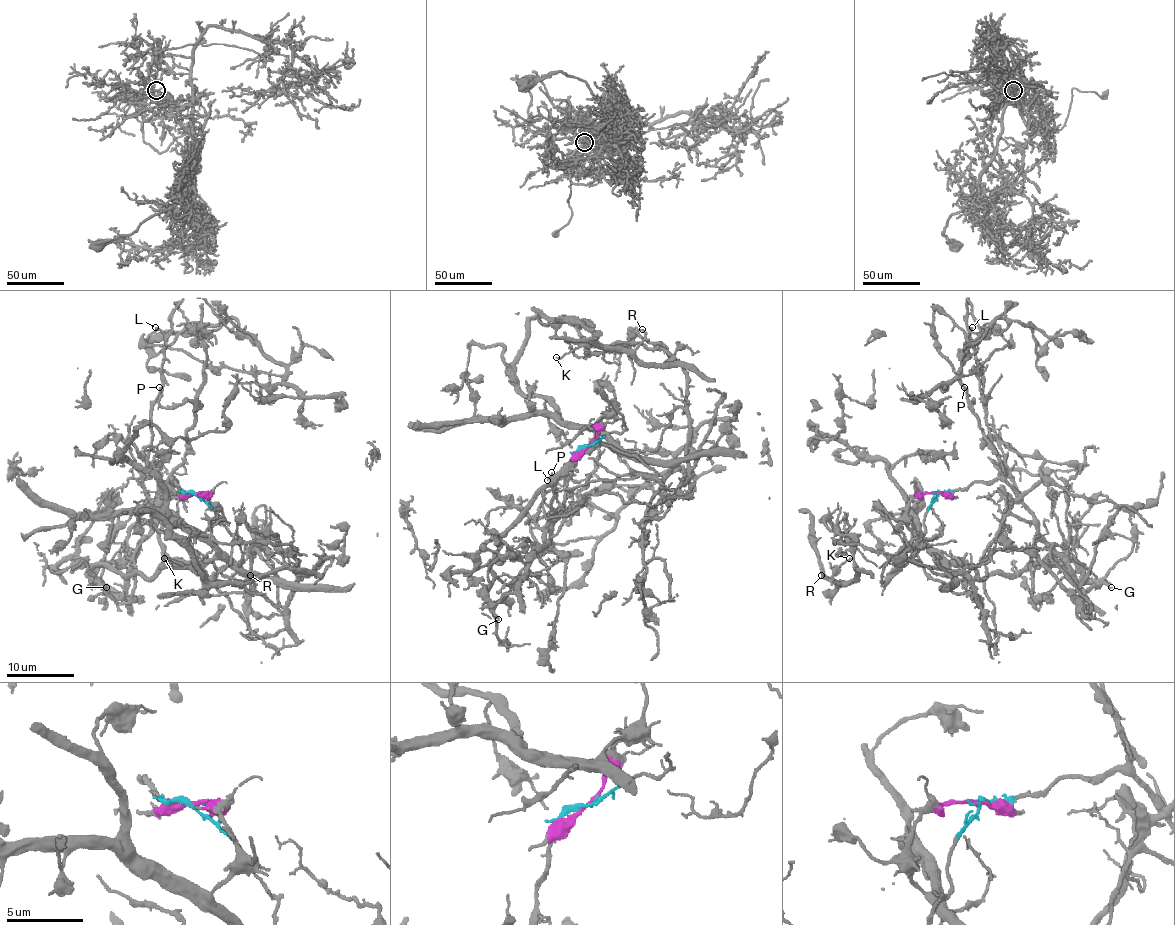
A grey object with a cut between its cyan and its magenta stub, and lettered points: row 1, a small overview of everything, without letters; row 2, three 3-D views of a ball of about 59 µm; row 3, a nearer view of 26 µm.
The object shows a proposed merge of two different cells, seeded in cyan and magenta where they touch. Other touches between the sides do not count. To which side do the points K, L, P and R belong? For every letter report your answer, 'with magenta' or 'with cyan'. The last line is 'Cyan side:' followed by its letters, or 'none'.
K: with magenta
L: with cyan
P: with cyan
R: with magenta
Cyan side: L, P

